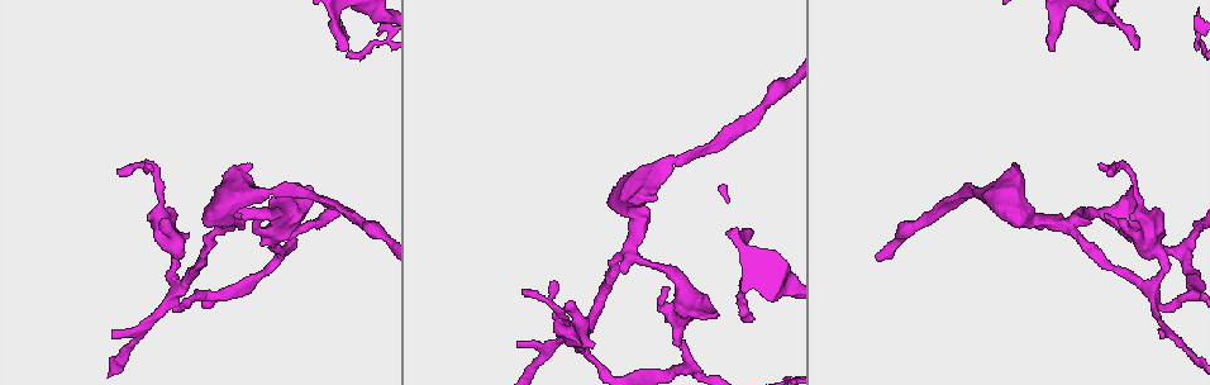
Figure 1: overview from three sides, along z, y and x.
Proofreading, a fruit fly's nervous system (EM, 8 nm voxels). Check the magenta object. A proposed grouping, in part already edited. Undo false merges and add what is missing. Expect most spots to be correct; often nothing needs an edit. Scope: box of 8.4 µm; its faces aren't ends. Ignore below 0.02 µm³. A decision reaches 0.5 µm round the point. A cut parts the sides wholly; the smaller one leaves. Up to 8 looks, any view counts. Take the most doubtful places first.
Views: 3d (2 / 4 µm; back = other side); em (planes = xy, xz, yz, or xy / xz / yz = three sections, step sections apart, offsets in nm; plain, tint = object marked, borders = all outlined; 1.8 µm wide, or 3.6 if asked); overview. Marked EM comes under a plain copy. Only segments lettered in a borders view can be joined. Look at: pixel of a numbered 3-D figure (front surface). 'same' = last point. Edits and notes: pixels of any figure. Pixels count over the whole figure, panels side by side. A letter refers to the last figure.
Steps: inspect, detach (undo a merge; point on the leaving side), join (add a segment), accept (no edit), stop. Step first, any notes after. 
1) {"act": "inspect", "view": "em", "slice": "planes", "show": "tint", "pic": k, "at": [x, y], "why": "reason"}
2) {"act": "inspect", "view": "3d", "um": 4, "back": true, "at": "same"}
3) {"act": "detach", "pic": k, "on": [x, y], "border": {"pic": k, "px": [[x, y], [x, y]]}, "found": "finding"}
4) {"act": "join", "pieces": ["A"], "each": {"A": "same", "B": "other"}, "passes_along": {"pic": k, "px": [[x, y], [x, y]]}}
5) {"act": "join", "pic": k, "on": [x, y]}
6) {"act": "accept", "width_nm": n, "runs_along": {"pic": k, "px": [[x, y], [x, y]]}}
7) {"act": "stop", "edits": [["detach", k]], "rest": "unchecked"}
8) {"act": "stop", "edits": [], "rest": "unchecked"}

{"act": "inspect", "view": "3d", "um": 2, "pic": 1, "at": [161, 199], "why": "calibre changes"}

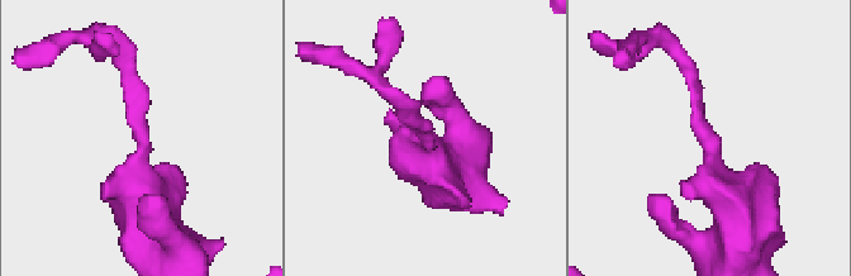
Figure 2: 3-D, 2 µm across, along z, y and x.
{"act": "inspect", "view": "em", "slice": "xz", "step": 16, "show": "tint", "pic": 2, "at": [709, 144]}

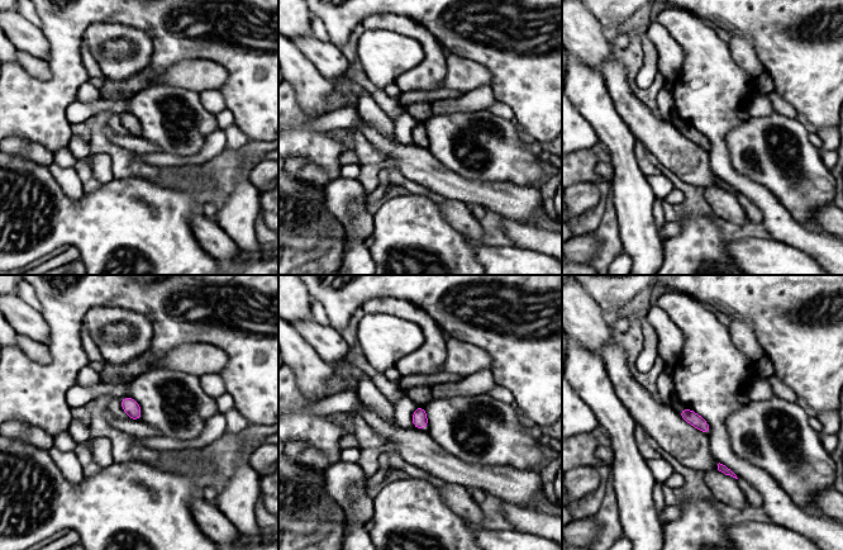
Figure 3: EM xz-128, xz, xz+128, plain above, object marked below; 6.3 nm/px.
{"act": "inspect", "view": "em", "slice": "xy", "step": 4, "show": "borders", "at": "same"}

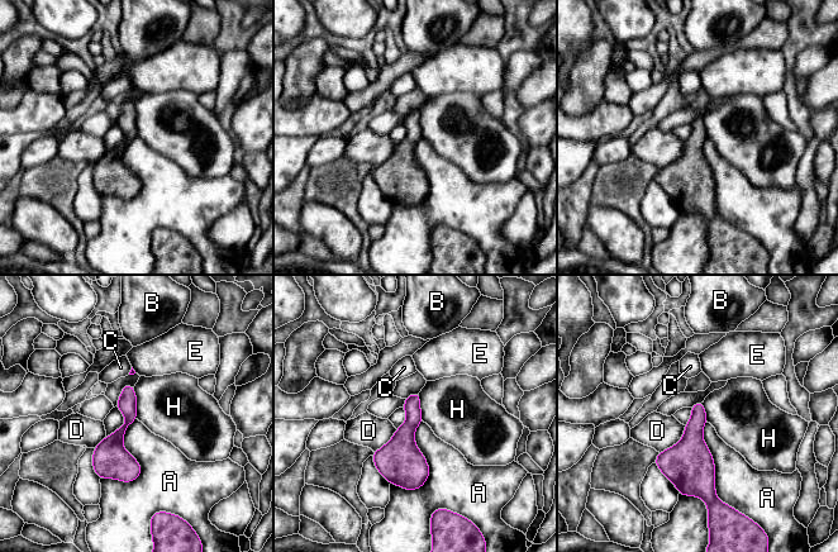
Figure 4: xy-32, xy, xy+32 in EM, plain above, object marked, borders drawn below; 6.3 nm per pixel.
{"act": "accept", "each": {"A": "other", "B": "other", "C": "other", "D": "other", "E": "other", "H": "other"}, "border": {"pic": 4, "px": [[133, 388], [137, 418]]}, "found": "all the same cell"}

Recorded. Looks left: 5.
{"act": "inspect", "view": "em", "slice": "xz", "step": 4, "show": "tint", "pic": 1, "at": [340, 49], "why": "branch stops here"}

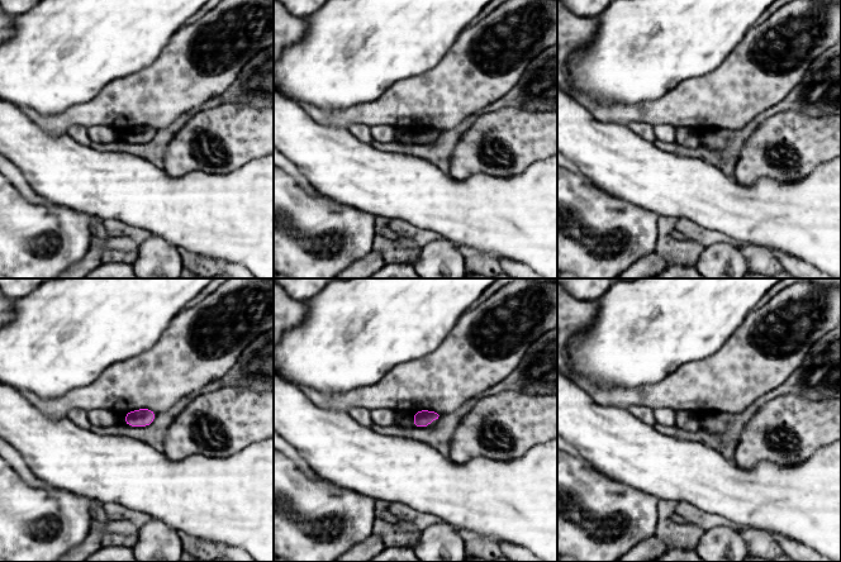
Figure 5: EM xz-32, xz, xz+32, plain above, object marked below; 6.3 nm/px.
{"act": "inspect", "view": "em", "slice": "xz", "step": 4, "show": "borders", "at": "same"}

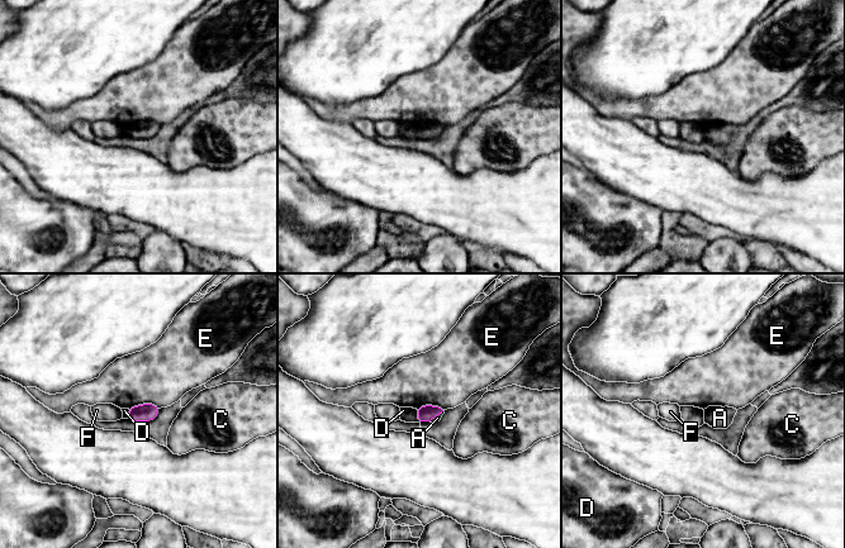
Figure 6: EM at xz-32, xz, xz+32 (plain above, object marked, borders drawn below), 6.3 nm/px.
{"act": "accept", "each": {"A": "other", "C": "other", "D": "other", "E": "other", "F": "other"}, "border": {"pic": 6, "px": [[414, 409], [418, 422]]}, "found": "none of them fits"}

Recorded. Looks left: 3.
{"act": "inspect", "view": "em", "slice": "planes", "show": "borders", "pic": 1, "at": [747, 321], "why": "branch stops here"}

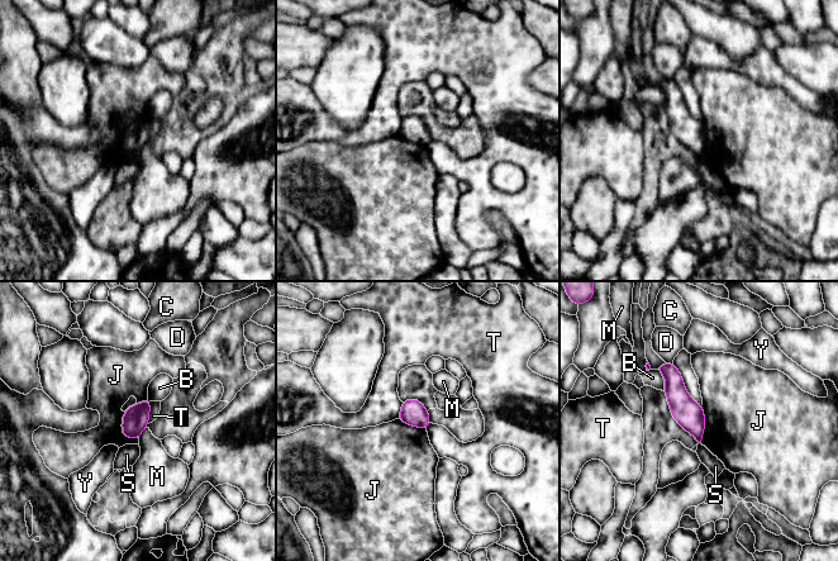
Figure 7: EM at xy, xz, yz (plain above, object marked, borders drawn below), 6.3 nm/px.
{"act": "accept", "each": {"B": "other", "C": "other", "D": "other", "J": "other", "M": "other", "S": "other", "T": "other", "Y": "other"}, "found": "no lettered segment goes on from it"}

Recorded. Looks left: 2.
{"act": "stop", "edits": [], "rest": "unchecked"}

